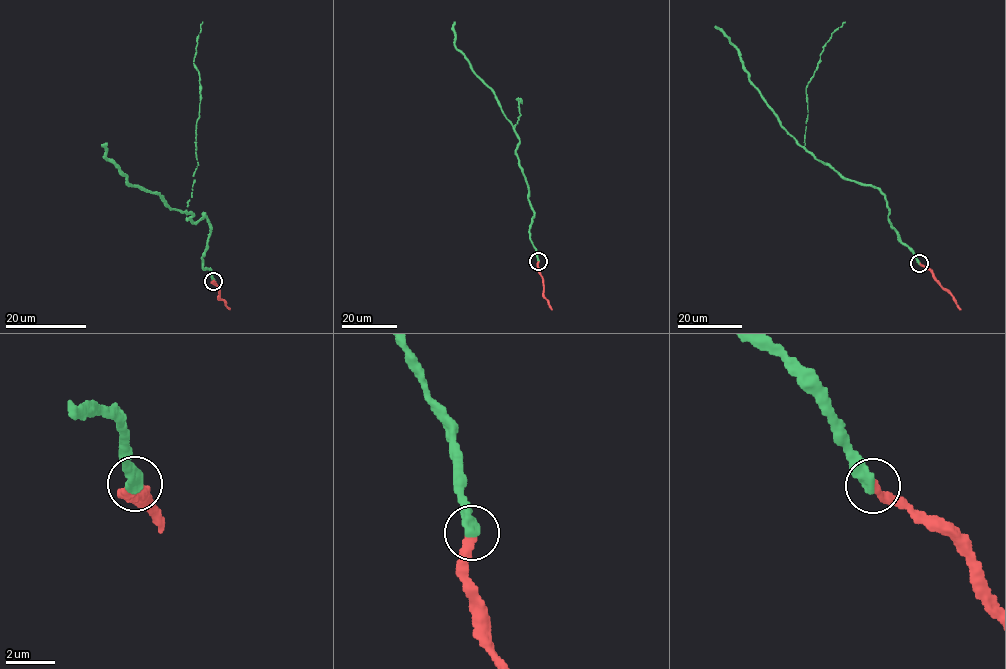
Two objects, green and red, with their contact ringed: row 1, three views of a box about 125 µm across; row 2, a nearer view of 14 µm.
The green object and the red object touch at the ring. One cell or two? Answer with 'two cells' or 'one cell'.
one cell

